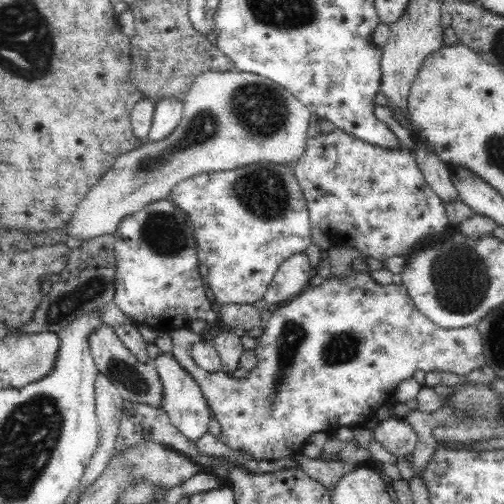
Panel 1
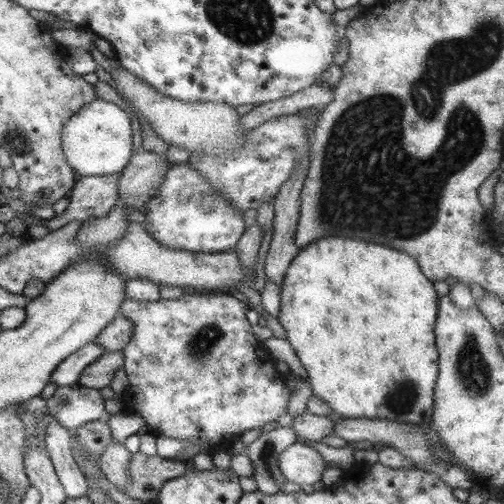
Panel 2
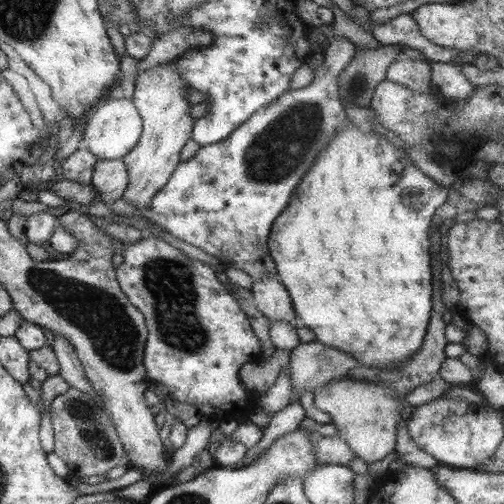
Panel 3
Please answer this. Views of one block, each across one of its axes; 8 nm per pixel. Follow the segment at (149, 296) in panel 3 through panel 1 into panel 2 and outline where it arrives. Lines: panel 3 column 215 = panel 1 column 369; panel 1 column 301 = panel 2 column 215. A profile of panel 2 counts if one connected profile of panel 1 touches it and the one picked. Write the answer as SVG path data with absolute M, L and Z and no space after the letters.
M183 292L181 298L177 300L157 300L157 302L135 302L135 300L125 300L119 308L119 314L123 318L127 318L129 322L133 322L133 336L129 340L129 344L123 348L123 354L125 354L125 374L127 374L127 380L129 380L129 386L127 390L121 394L121 398L131 398L133 402L129 404L127 414L133 414L133 416L141 416L145 420L145 428L149 428L149 432L153 436L159 436L159 438L175 438L175 440L181 440L189 446L193 446L193 452L185 452L185 454L177 454L175 458L169 458L171 462L181 462L181 464L191 464L191 460L197 456L197 454L215 454L217 450L225 450L227 444L231 440L235 440L237 436L241 436L243 430L253 430L253 428L259 428L267 422L273 422L277 420L285 408L287 408L287 400L289 400L289 388L285 386L285 376L281 372L275 370L275 364L271 362L271 354L269 350L263 348L263 344L259 340L255 340L255 336L251 334L251 324L245 320L245 314L247 314L249 308L245 308L241 304L241 300L235 300L233 296L229 294L203 294L203 292Z

